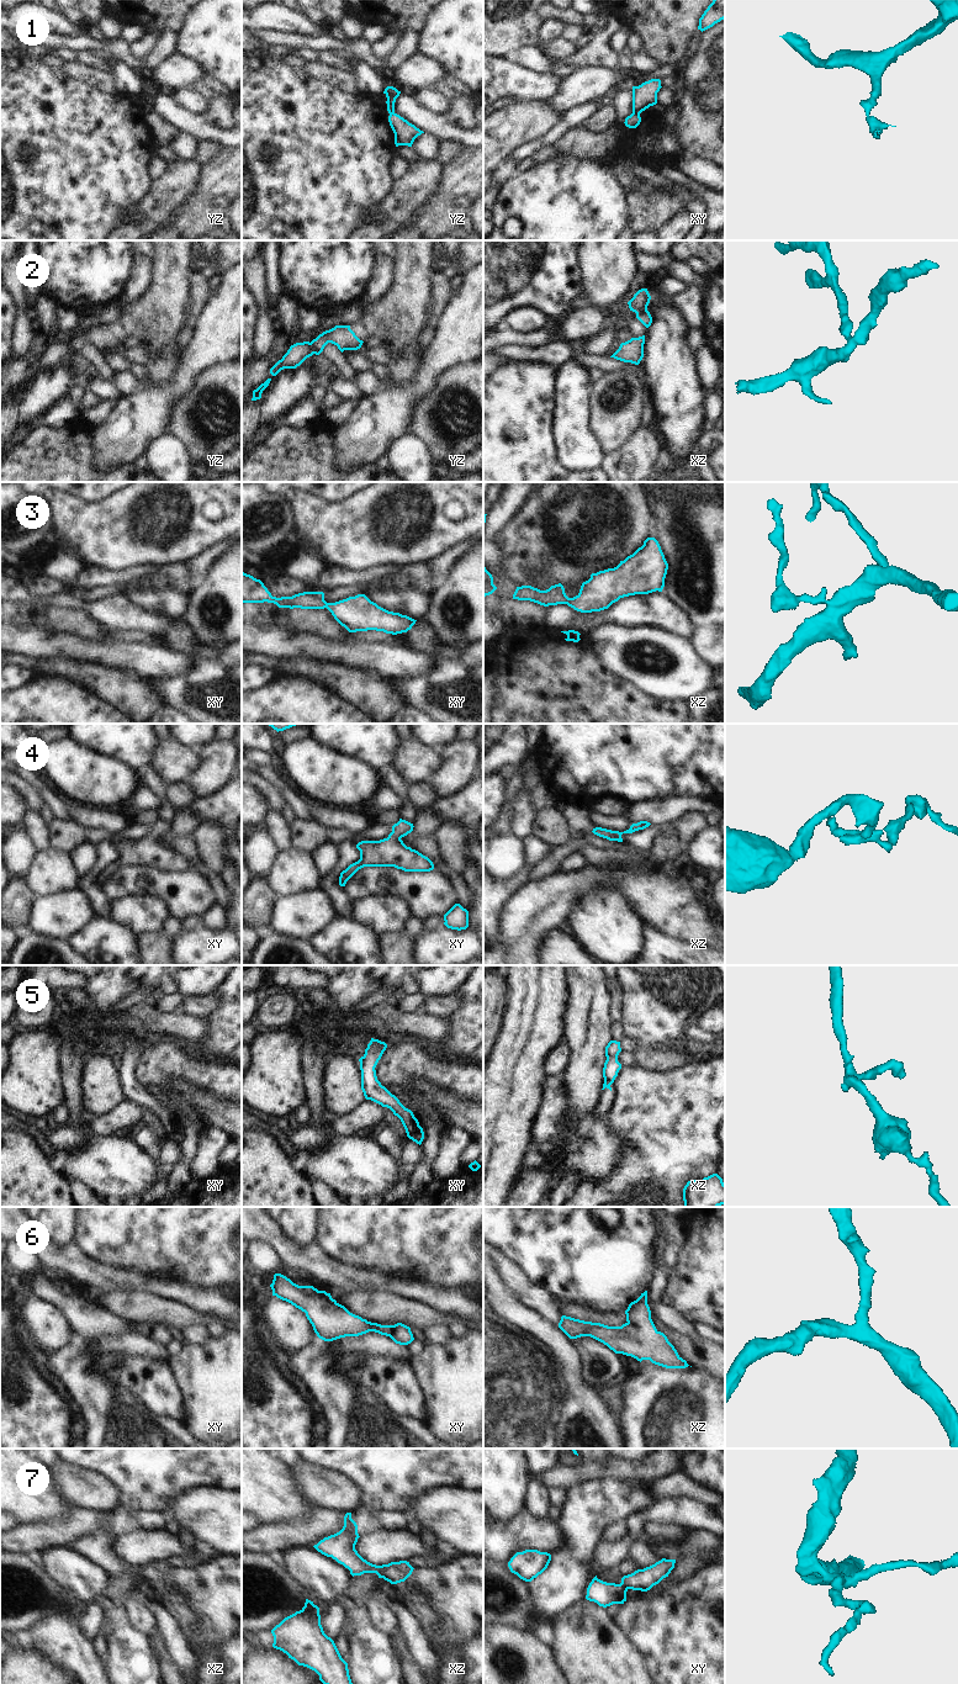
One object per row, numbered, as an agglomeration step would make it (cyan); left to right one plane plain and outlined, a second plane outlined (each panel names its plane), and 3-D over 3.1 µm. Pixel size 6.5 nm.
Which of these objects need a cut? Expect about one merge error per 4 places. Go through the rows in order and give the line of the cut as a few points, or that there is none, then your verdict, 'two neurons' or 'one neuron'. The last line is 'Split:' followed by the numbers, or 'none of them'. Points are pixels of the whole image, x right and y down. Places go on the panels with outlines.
1: cut in xy along (633, 112), (639, 115); two neurons
2: cut in yz along (310, 343), (315, 353); two neurons
3: no cut; one neuron
4: no cut; one neuron
5: no cut; one neuron
6: no cut; one neuron
7: cut in xz along (381, 1566), (380, 1577); two neurons
Split: 1, 2, 7

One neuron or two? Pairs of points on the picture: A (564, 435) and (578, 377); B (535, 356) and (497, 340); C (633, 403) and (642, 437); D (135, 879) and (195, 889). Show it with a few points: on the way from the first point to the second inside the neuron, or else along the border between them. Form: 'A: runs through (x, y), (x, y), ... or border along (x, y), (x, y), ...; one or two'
A: runs through (571, 420), (571, 392); one
B: border along (534, 347), (504, 343), (496, 349); two
C: border along (639, 427), (618, 448); two
D: runs through (149, 880), (173, 884), (180, 889); one

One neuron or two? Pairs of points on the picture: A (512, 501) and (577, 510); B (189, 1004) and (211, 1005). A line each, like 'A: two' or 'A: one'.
A: two
B: one

